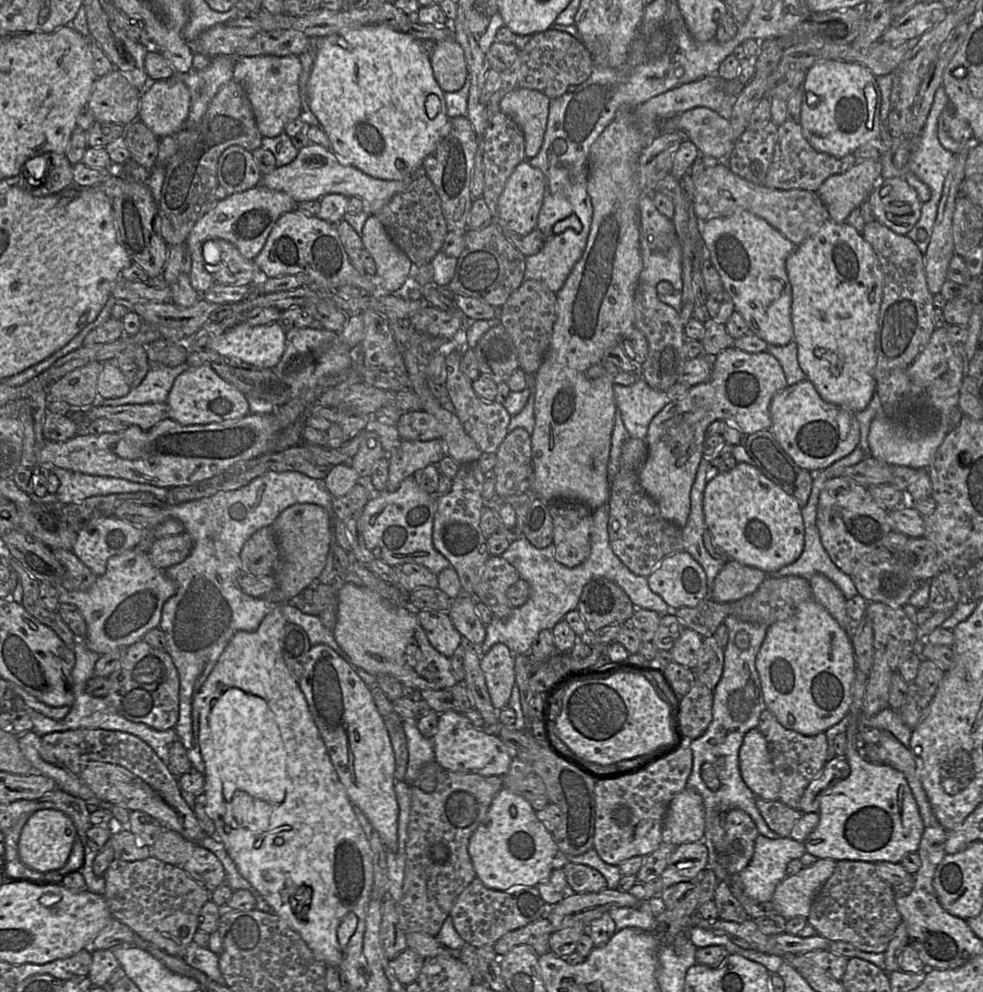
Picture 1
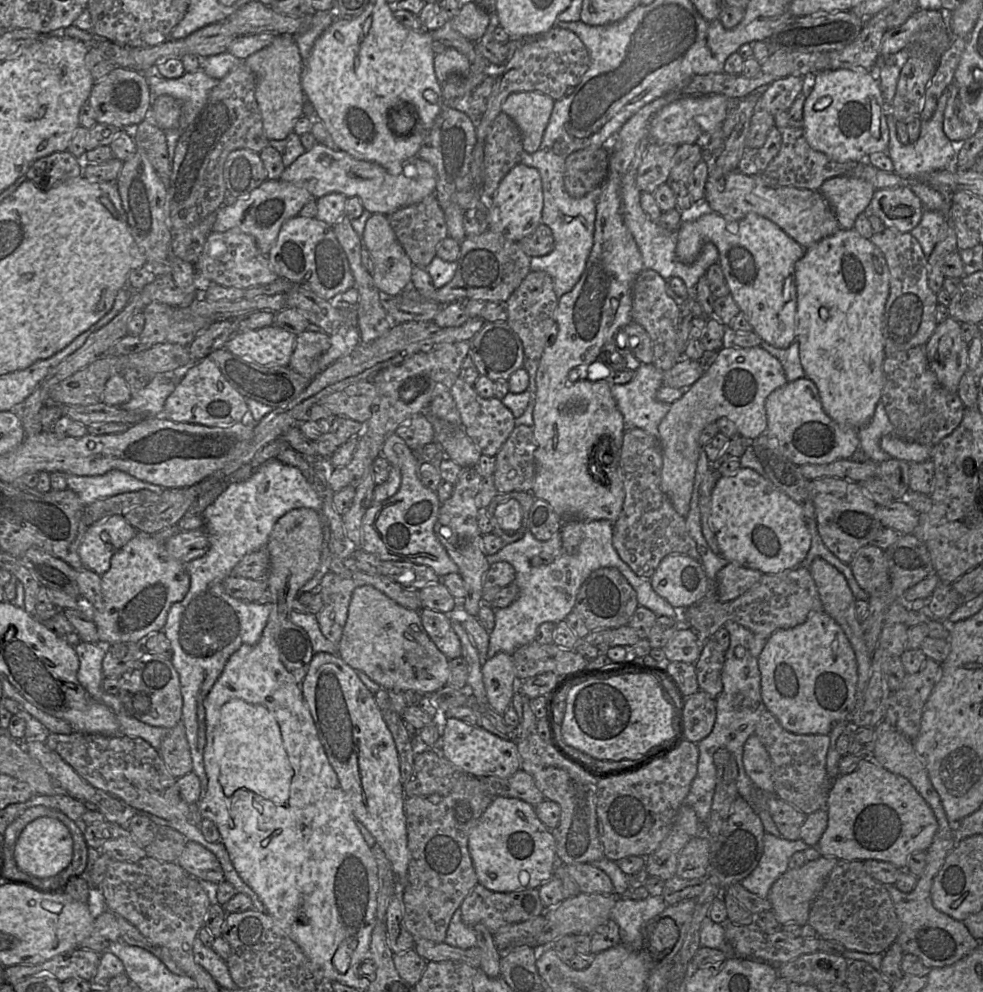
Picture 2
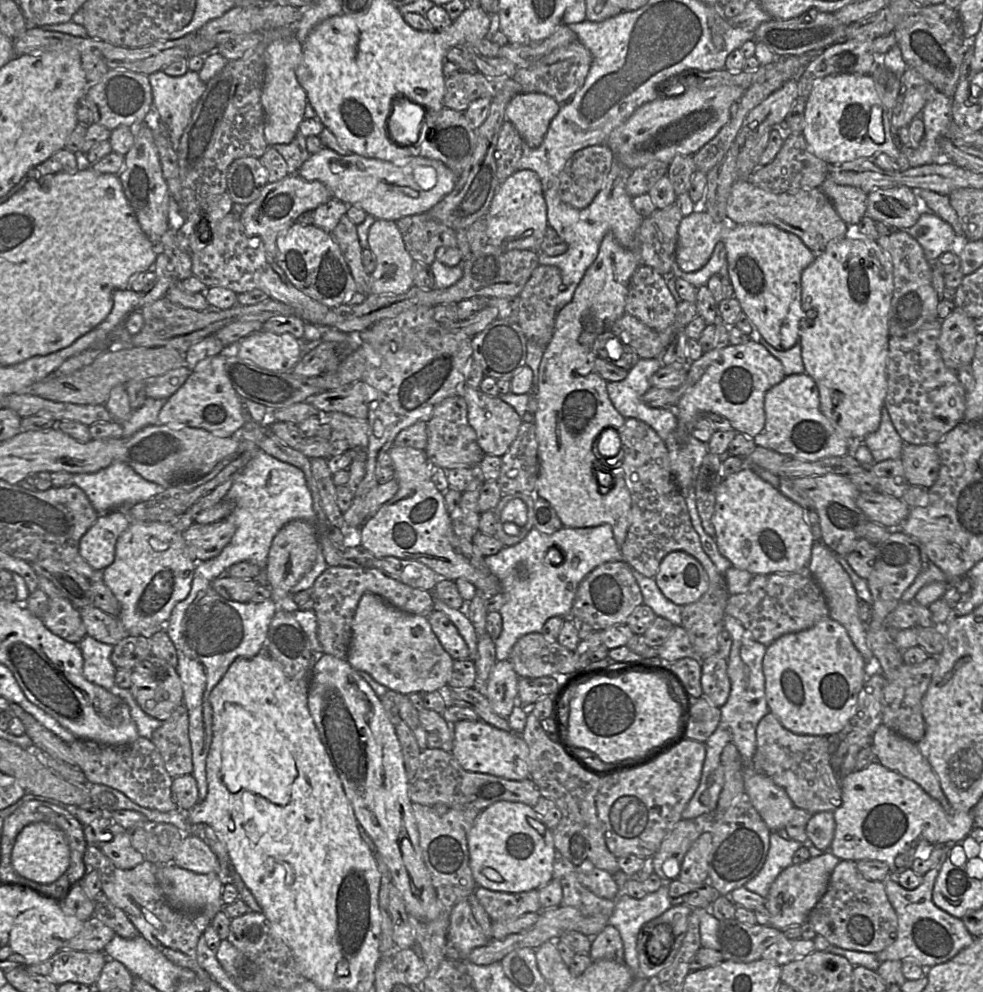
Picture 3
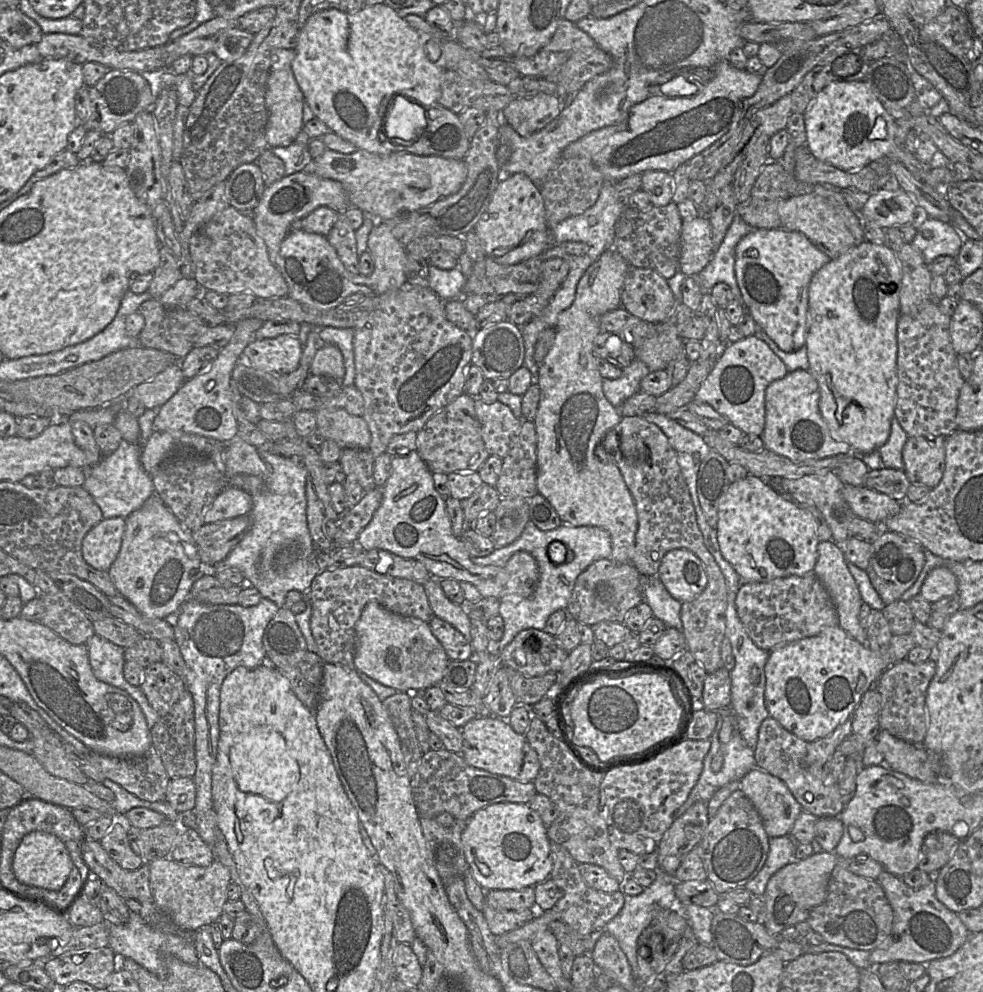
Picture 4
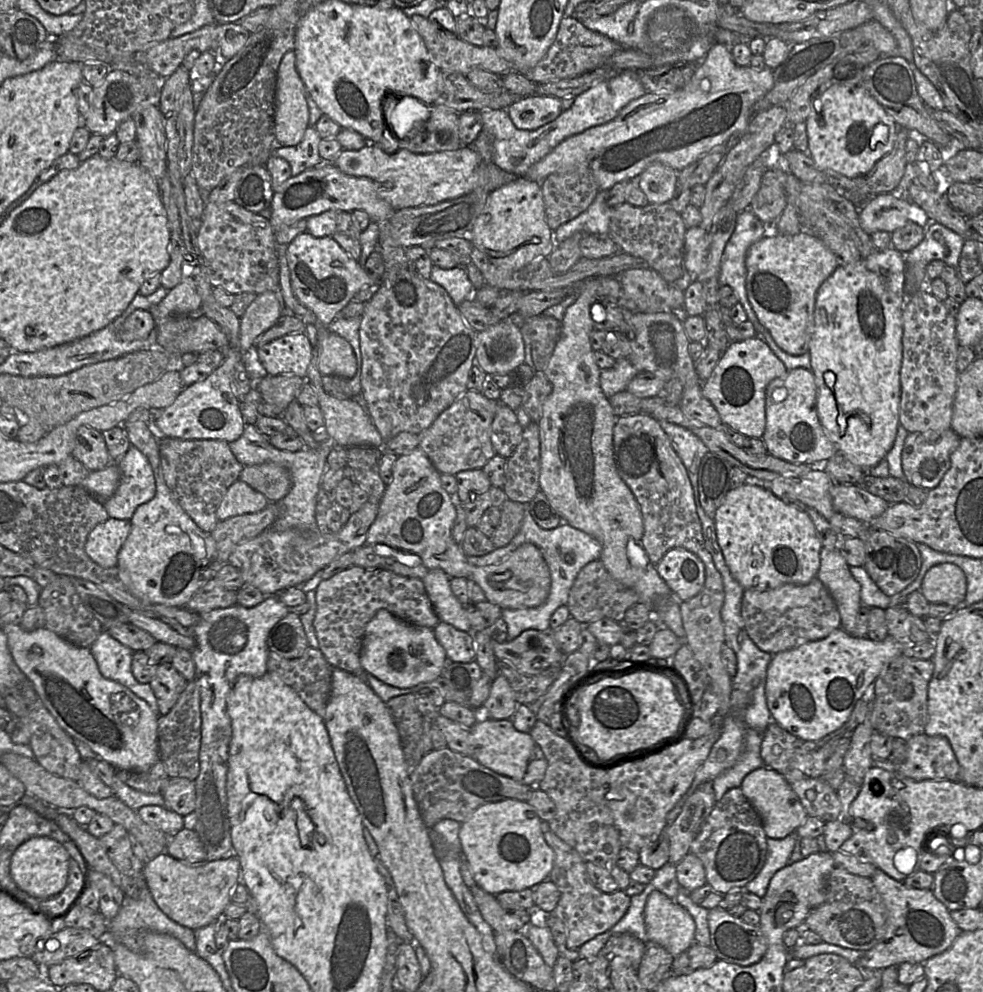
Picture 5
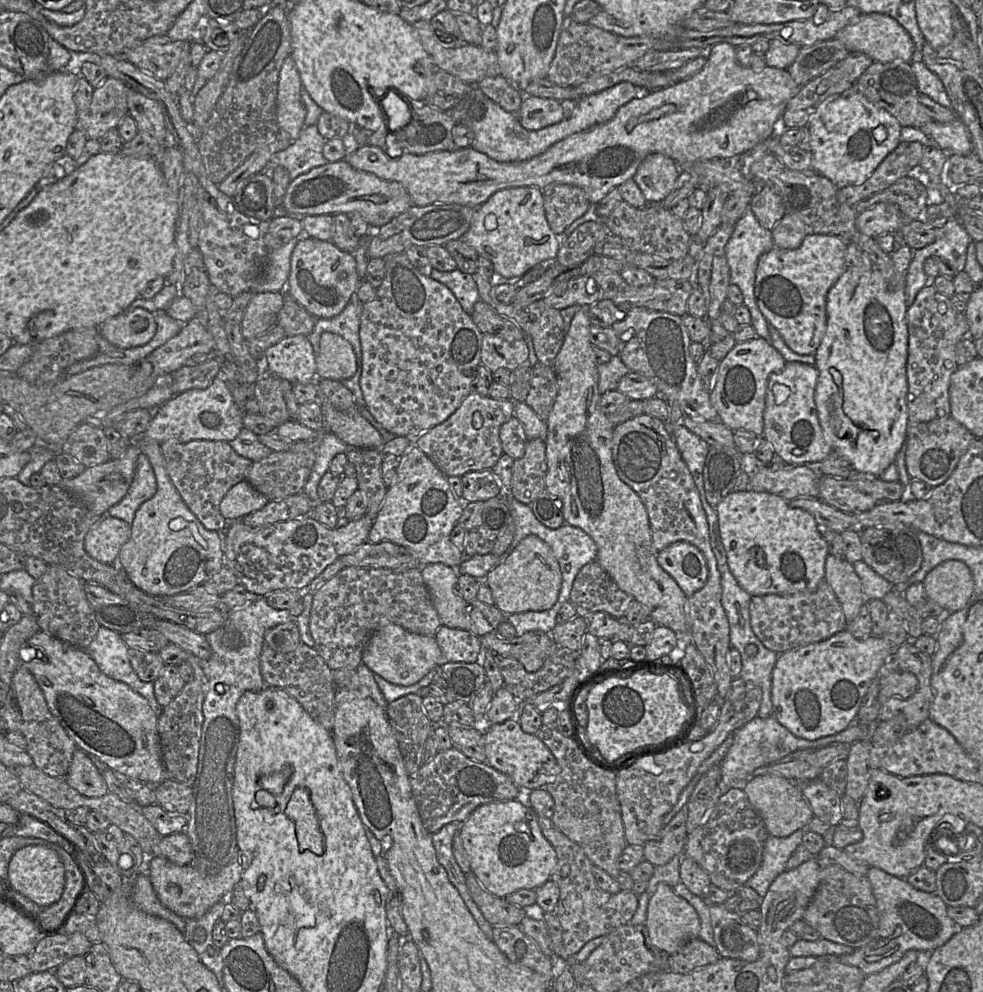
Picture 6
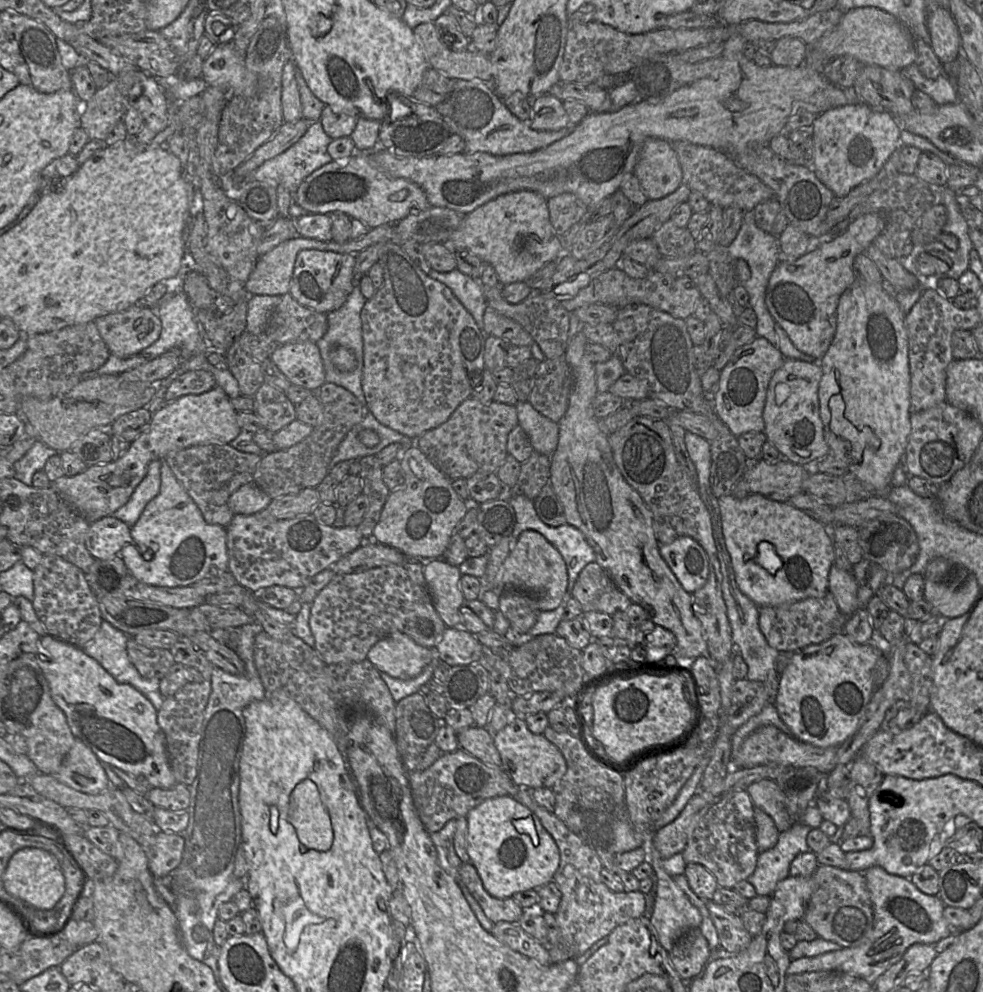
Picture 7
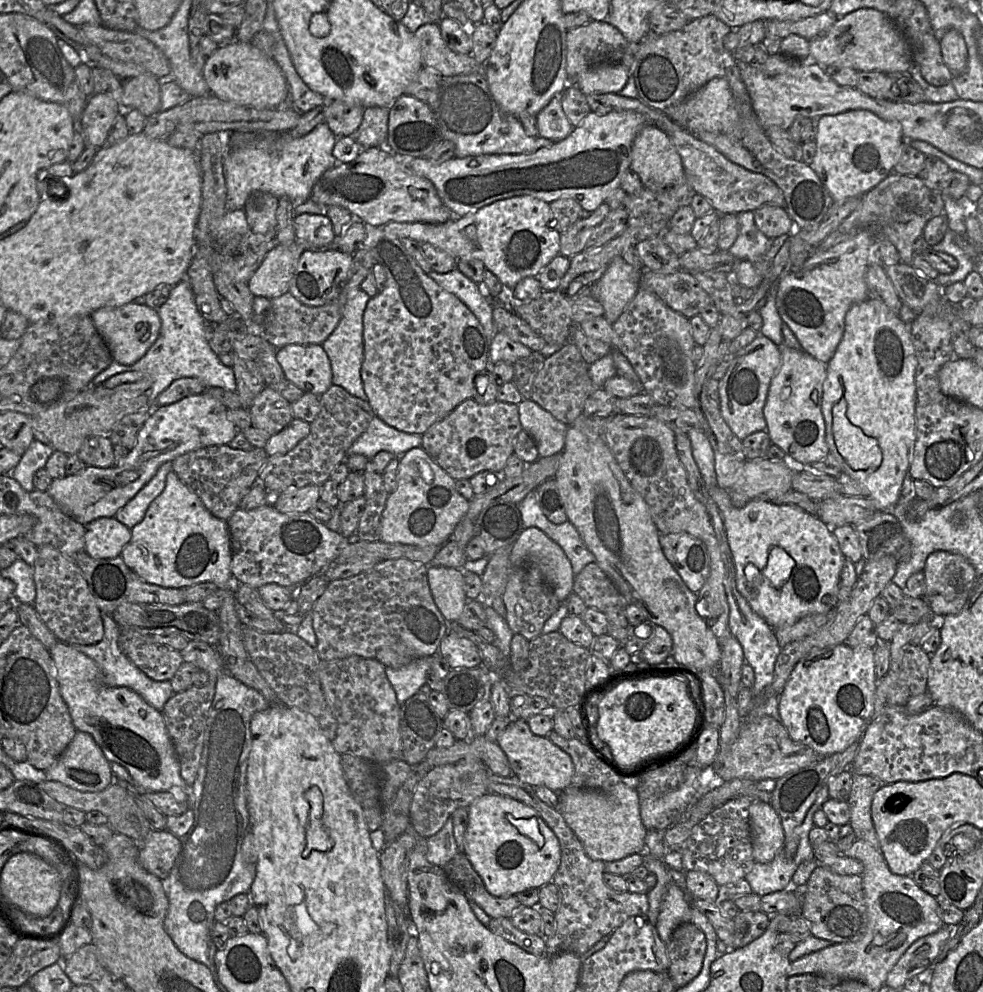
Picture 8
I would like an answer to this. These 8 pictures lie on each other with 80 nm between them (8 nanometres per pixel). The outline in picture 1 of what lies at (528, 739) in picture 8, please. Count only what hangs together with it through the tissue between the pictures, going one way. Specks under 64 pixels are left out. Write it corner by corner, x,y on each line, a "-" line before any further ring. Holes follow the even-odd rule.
452,710
439,714
437,732
430,739
433,742
435,761
444,770
504,776
513,759
513,753
499,737
476,728
464,714

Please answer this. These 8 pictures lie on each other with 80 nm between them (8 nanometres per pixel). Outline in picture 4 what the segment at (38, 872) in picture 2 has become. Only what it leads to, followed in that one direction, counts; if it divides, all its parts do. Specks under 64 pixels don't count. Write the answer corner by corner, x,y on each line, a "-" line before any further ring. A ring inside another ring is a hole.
41,831
23,837
12,861
13,874
20,883
52,891
63,887
73,866
65,844
56,836

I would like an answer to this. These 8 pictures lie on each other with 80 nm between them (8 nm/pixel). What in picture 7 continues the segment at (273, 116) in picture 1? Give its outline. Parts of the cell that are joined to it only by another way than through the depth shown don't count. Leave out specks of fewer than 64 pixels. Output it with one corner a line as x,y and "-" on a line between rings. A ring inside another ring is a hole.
289,60
282,71
281,104
284,122
296,122
302,118
302,105
295,75
296,64

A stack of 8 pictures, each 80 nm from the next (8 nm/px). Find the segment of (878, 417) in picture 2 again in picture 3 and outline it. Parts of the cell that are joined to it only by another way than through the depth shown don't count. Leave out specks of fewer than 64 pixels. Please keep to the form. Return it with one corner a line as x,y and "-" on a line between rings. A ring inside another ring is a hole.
885,406
881,411
878,429
866,435
861,441
869,448
875,463
901,459
904,442
897,433

